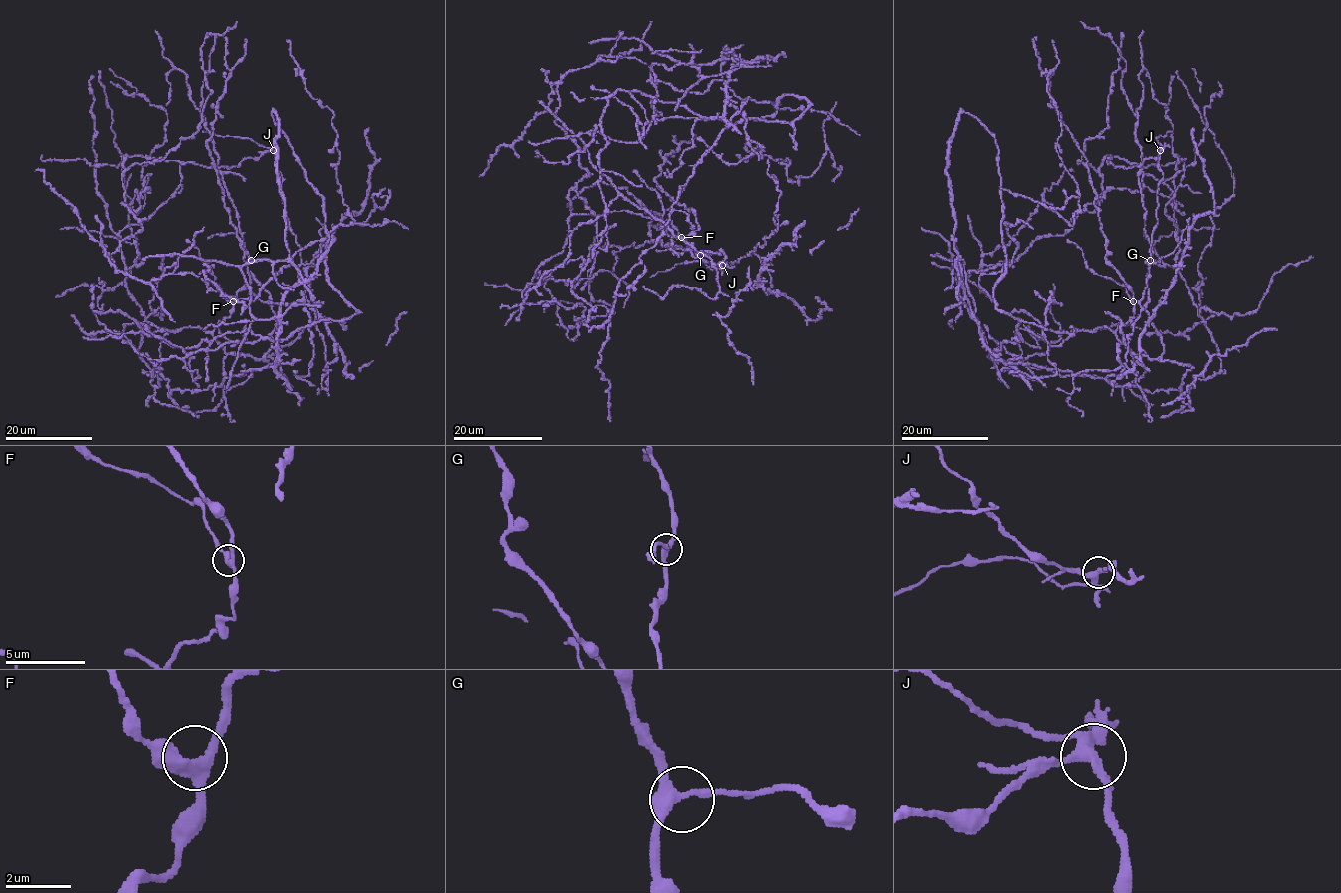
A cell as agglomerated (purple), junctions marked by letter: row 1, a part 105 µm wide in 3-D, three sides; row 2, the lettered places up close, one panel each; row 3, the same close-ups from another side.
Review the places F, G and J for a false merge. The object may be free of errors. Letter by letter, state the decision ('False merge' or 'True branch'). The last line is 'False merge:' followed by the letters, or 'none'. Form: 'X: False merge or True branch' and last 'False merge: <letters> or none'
F: True branch
G: True branch
J: False merge
False merge: J

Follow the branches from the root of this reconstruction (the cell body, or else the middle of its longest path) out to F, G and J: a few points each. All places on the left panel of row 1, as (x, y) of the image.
F: (129, 208), (122, 174), (198, 130), (206, 70), (205, 127), (276, 322), (262, 358), (213, 338), (233, 301)
G: (129, 208), (122, 174), (163, 159), (198, 130), (211, 92), (206, 70), (205, 127), (251, 260)
J: (129, 208), (122, 204), (125, 155), (232, 168), (247, 158), (259, 158), (273, 150)

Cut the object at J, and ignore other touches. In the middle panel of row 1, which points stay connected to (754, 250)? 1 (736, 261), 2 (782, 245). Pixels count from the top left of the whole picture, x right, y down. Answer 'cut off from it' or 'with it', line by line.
1: with it
2: cut off from it

